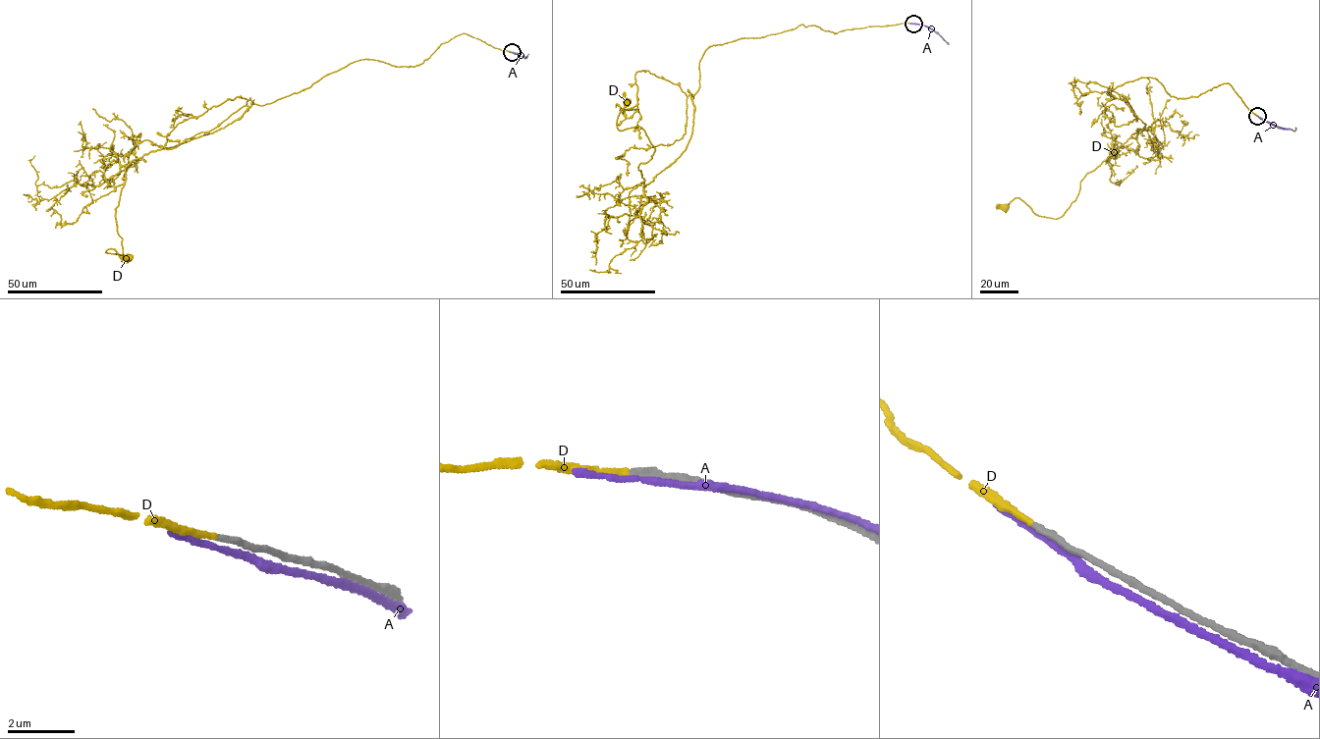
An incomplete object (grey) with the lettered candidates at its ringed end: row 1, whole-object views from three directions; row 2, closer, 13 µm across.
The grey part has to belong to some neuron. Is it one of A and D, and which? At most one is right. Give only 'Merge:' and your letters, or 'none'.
Merge: D

